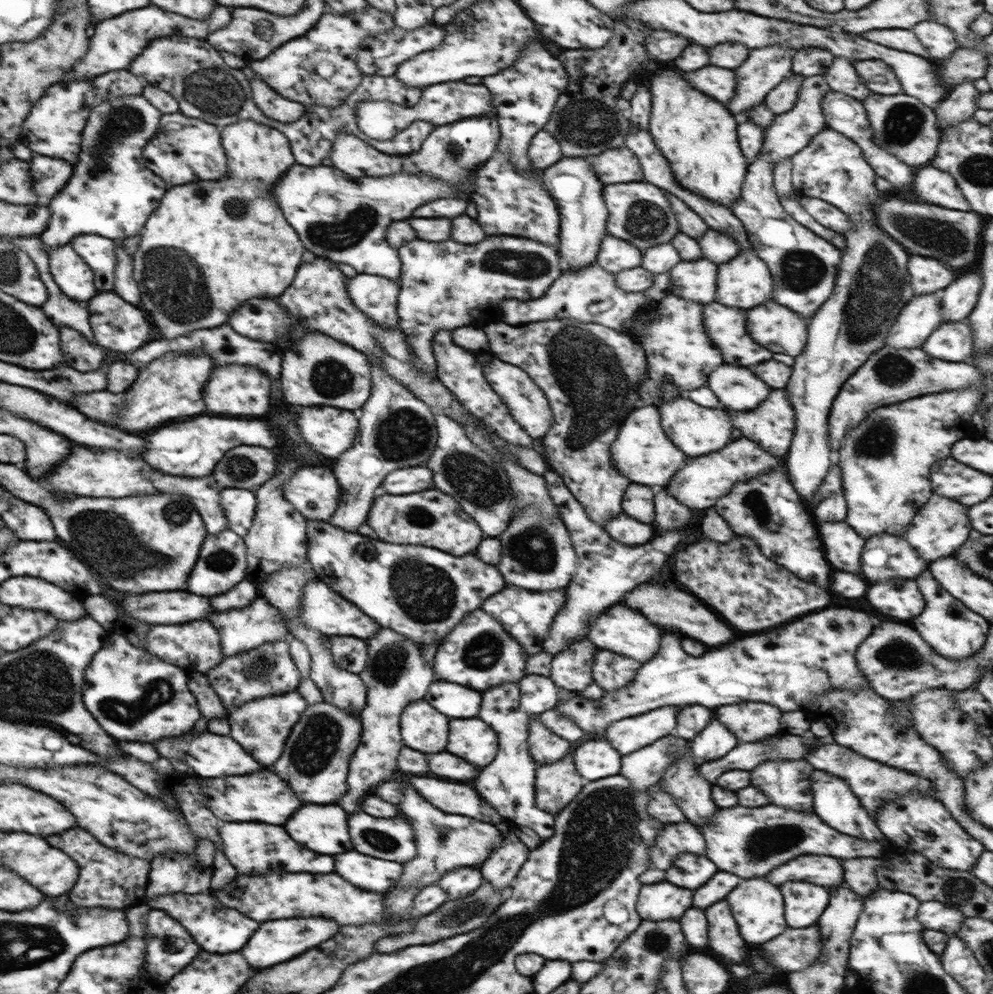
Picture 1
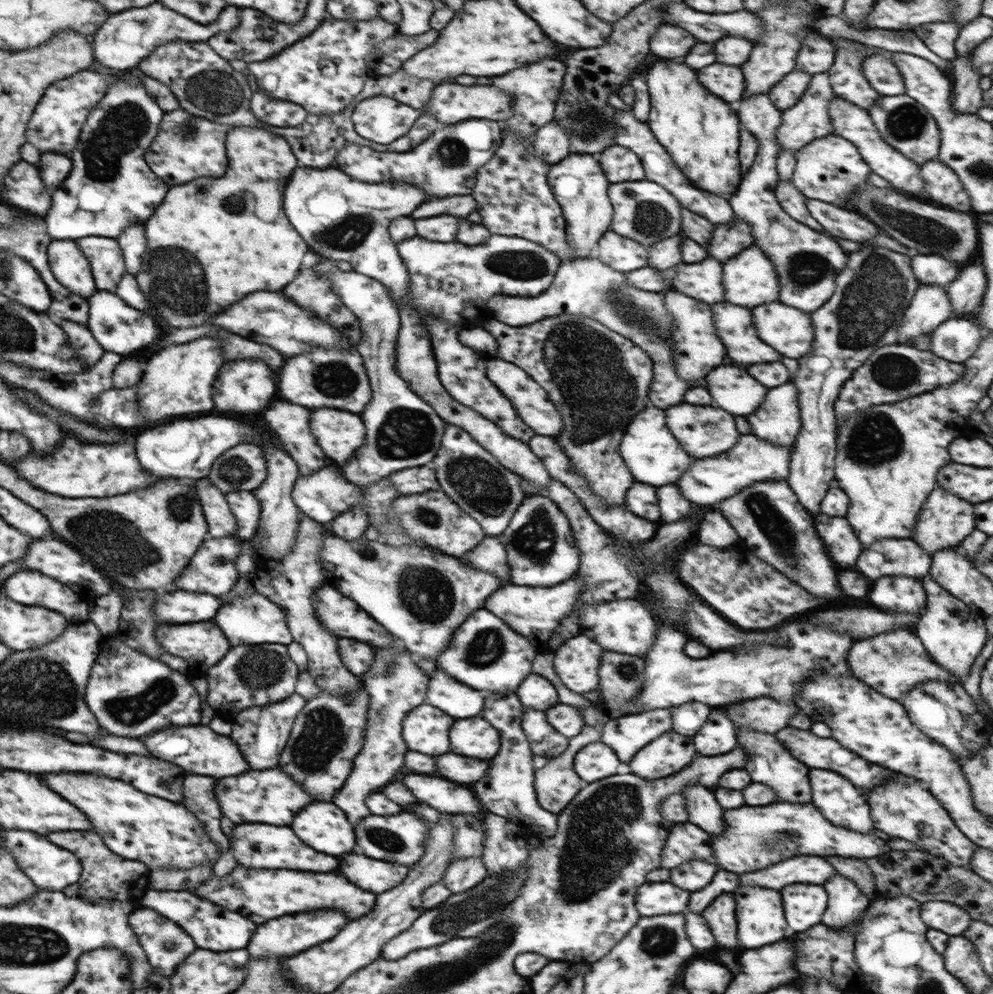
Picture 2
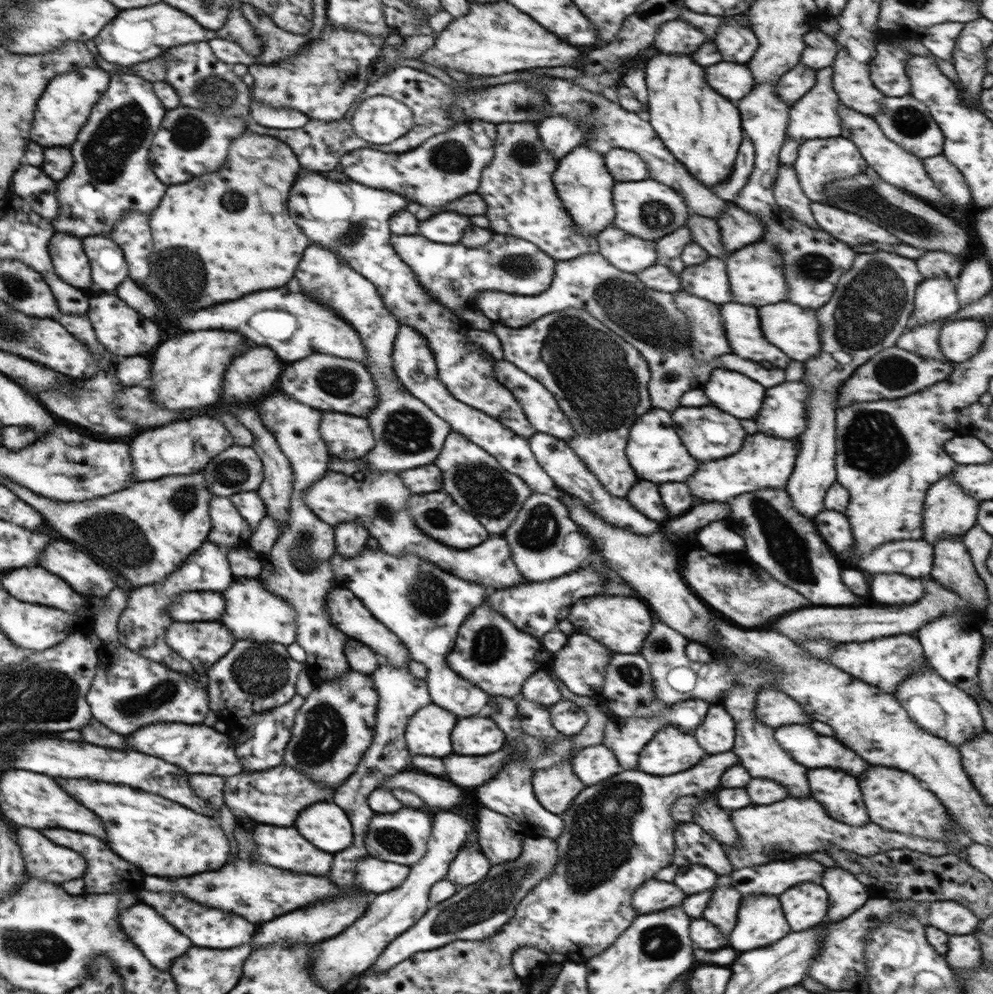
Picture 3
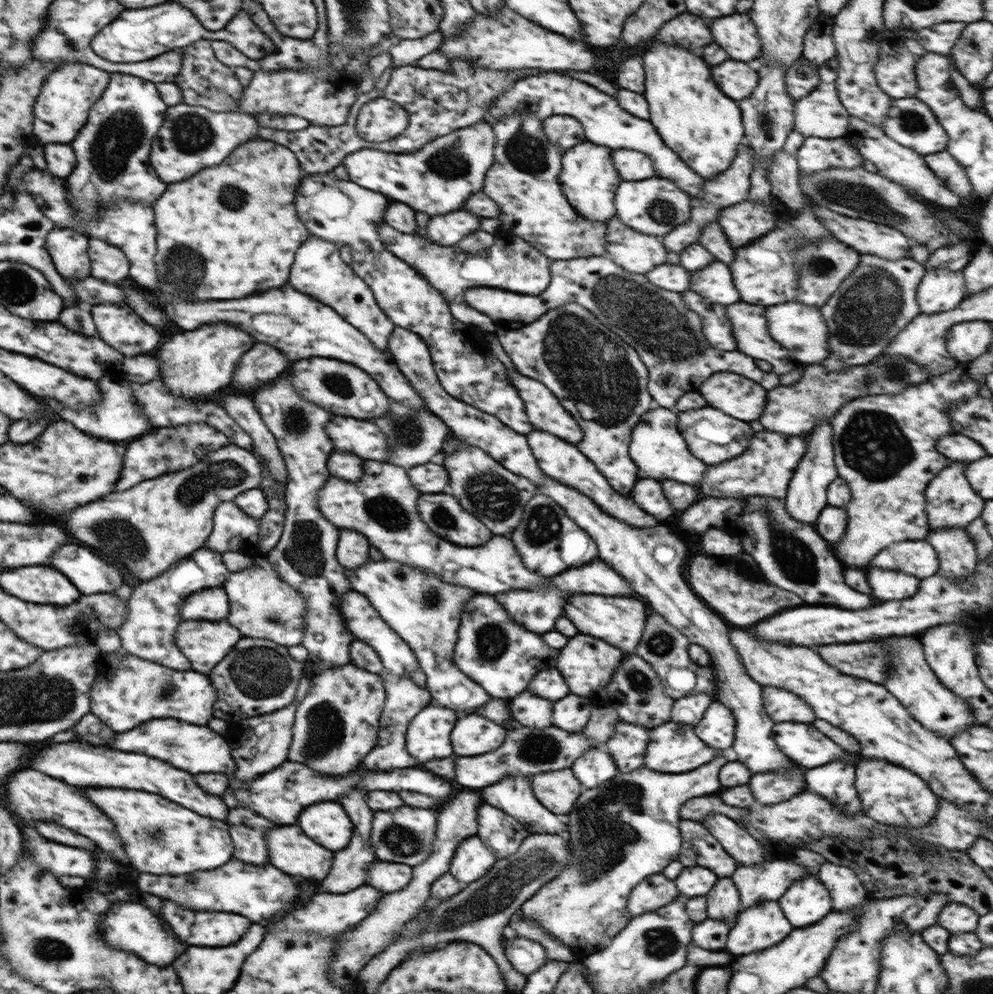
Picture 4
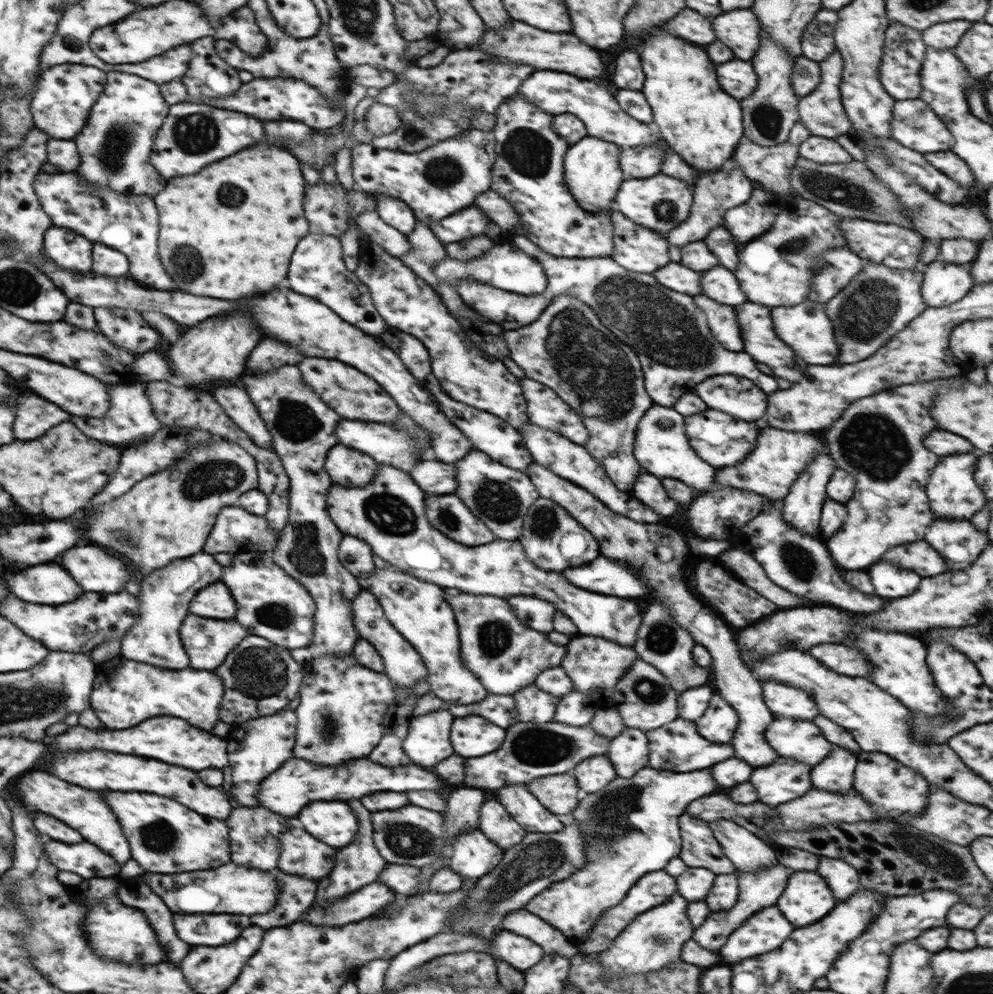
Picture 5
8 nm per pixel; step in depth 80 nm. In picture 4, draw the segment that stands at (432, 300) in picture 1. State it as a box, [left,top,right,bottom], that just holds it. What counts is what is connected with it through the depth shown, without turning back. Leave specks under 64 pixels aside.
[377,221,551,488]

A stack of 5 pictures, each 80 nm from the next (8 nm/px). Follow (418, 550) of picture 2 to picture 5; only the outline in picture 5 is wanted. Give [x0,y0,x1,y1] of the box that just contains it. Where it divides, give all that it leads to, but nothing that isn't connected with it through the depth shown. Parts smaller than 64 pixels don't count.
[357,565,486,704]

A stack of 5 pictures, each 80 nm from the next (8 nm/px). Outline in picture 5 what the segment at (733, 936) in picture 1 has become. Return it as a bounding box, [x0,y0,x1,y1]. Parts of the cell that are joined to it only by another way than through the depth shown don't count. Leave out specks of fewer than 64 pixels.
[704,871,738,913]

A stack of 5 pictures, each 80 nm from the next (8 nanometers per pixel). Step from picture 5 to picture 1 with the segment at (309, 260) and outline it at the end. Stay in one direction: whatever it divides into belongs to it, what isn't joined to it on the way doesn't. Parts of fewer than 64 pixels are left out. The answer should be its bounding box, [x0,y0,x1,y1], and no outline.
[328,273,438,533]

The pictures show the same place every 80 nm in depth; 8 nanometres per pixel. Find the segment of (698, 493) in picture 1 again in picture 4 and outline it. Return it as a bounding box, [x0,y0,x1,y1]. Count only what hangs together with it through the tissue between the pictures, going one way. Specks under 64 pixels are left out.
[700,432,807,499]

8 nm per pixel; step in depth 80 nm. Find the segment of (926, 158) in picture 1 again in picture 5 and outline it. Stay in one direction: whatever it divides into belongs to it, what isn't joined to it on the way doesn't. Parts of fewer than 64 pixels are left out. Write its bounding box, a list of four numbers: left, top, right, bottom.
[891,99,954,155]

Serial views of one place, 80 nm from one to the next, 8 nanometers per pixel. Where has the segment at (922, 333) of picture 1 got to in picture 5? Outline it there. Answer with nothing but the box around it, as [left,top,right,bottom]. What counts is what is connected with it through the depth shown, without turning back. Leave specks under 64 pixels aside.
[921,260,975,308]

